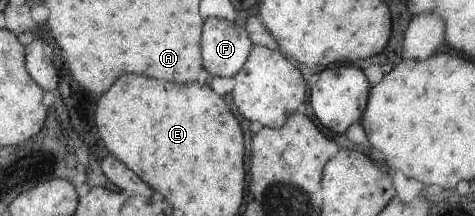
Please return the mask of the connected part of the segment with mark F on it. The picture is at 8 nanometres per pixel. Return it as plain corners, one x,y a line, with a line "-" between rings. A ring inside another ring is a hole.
221,18
203,19
200,52
203,70
210,76
236,75
253,49
244,27

